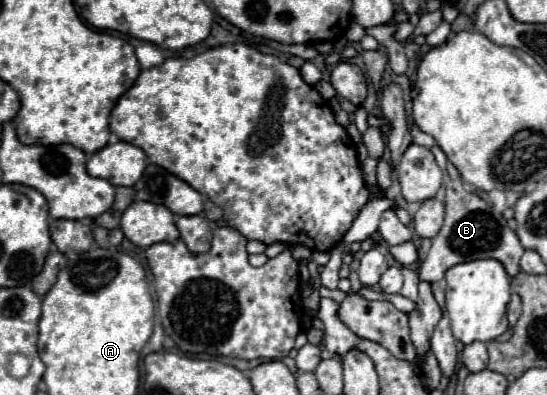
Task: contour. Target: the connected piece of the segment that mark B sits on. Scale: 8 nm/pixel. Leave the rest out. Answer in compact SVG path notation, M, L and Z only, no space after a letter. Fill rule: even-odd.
M451 162L441 164L441 170L443 170L443 184L447 188L445 224L443 224L441 232L433 238L433 246L421 264L419 278L427 280L427 282L439 282L451 266L479 260L479 258L499 260L503 264L503 268L507 270L509 278L517 278L517 274L521 270L519 260L525 252L517 234L507 226L507 220L501 214L493 212L493 208L487 202L483 202L477 194L463 190L463 180Z

